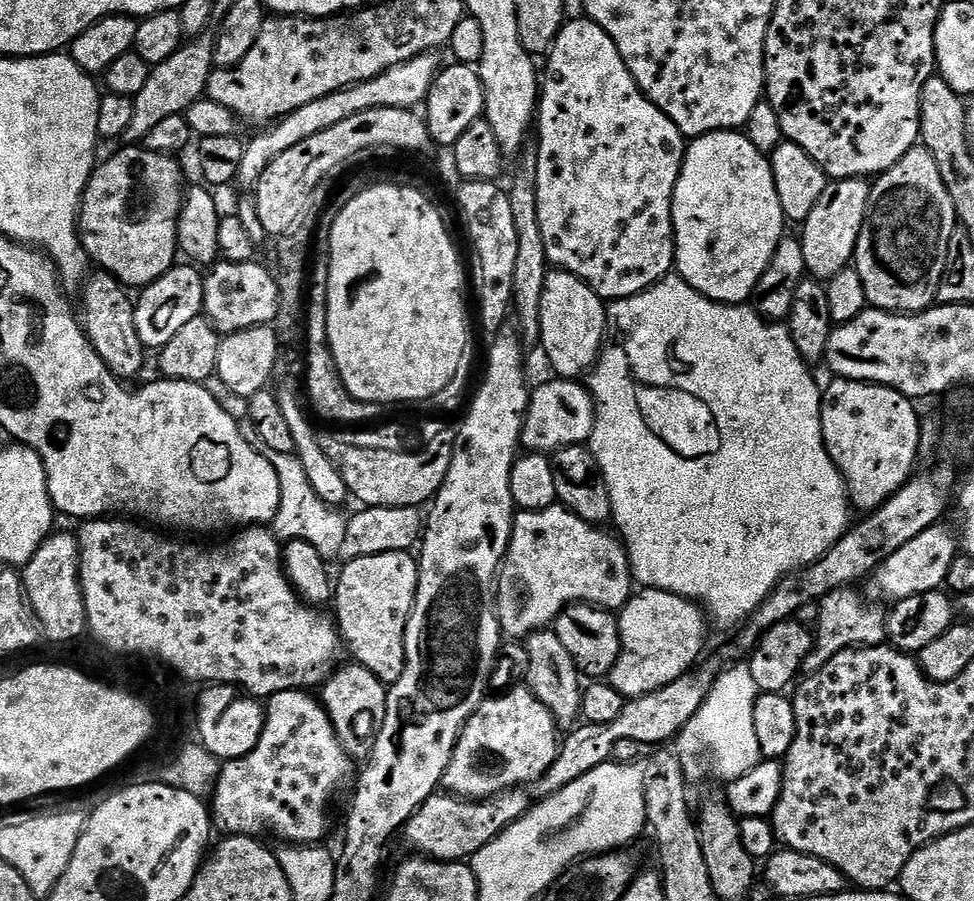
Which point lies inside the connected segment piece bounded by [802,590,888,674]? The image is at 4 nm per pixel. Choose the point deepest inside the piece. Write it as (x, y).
(845, 622)

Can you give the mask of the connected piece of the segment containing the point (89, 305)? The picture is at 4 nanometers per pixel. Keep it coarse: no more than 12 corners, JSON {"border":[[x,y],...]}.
{"border":[[103,270],[84,288],[84,333],[119,380],[146,349],[125,285]]}

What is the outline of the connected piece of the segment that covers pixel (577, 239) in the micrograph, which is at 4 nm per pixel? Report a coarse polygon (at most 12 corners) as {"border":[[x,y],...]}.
{"border":[[569,19],[538,105],[553,269],[611,302],[673,271],[686,138]]}

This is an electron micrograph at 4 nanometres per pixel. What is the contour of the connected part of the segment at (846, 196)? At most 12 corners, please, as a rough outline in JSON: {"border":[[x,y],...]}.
{"border":[[867,179],[832,180],[799,237],[807,275],[849,267]]}

